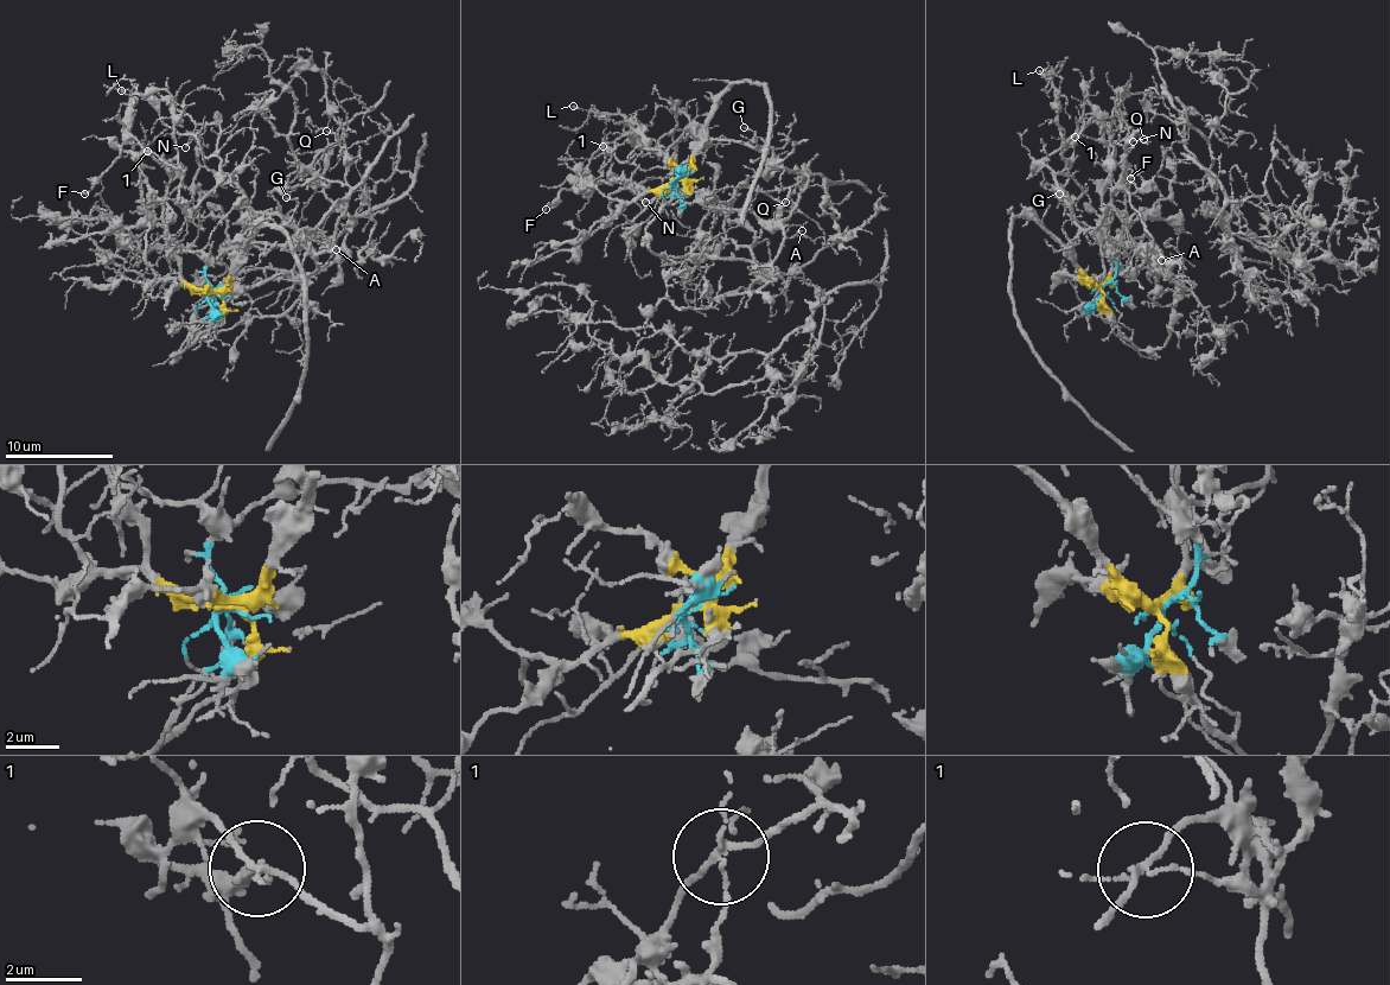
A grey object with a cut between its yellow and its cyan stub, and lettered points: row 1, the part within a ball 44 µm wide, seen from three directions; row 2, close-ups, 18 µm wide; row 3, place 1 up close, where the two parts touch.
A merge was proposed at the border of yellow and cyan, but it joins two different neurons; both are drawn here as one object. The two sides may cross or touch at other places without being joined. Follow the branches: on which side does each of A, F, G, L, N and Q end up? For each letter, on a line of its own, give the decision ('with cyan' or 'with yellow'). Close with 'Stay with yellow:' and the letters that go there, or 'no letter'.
A: with cyan
F: with cyan
G: with cyan
L: with cyan
N: with cyan
Q: with cyan
Stay with yellow: no letter

